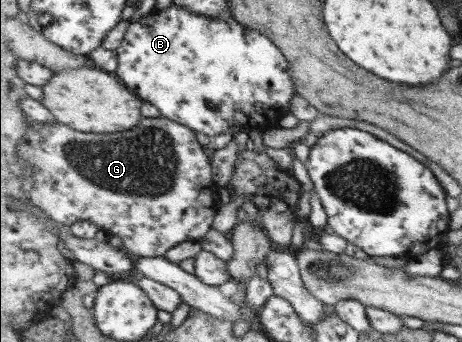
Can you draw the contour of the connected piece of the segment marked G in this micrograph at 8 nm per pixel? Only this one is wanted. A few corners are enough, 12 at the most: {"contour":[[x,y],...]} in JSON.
{"contour":[[29,117],[27,198],[136,259],[213,230],[220,187],[194,129]]}

